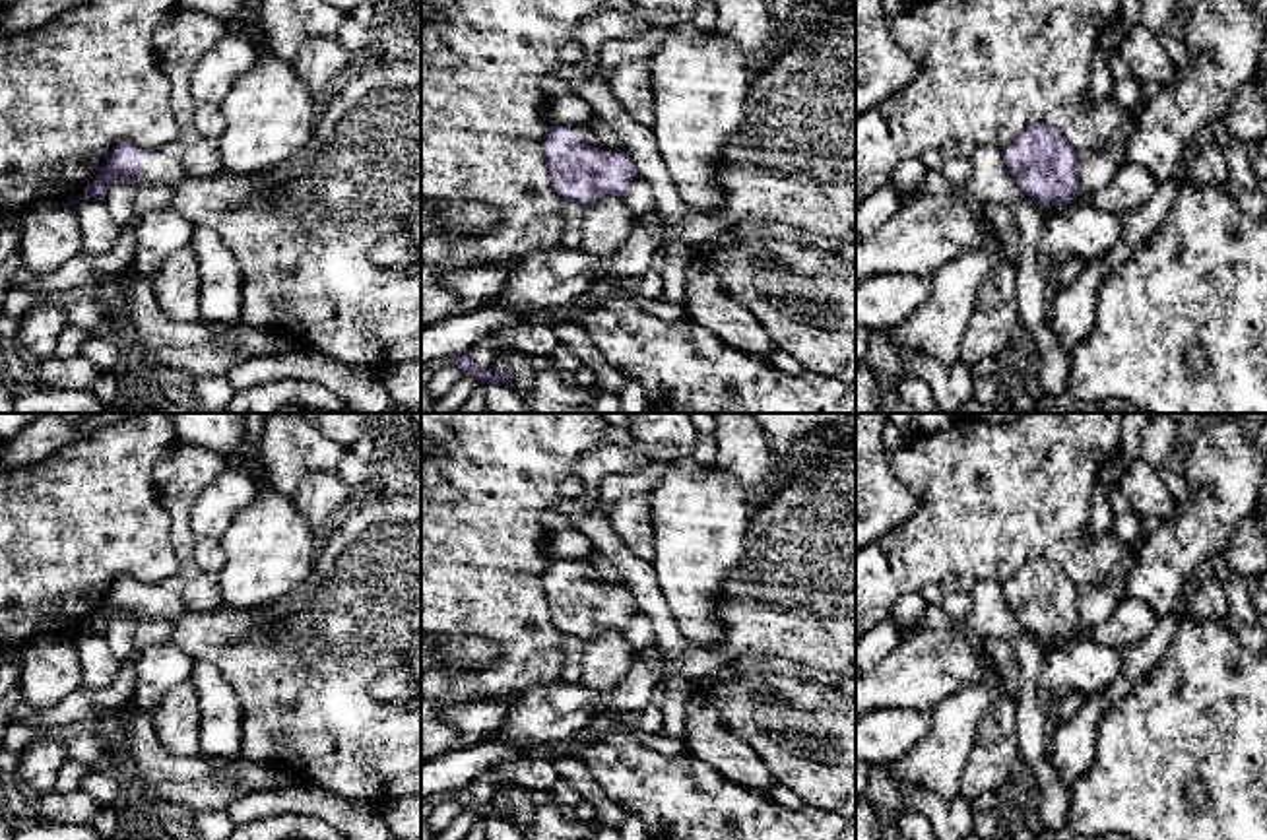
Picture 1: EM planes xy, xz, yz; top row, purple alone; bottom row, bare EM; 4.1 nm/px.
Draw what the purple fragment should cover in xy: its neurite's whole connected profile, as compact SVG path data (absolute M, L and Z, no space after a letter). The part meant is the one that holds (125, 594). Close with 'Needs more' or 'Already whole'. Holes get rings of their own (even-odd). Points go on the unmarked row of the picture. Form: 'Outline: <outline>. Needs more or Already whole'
Outline: M120 574L89 623L68 640L89 632L103 634L107 621L118 611L128 613L138 623L144 619L177 619L186 611L186 603L177 584L151 586L132 574Z. Needs more

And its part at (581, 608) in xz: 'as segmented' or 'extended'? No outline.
extended

